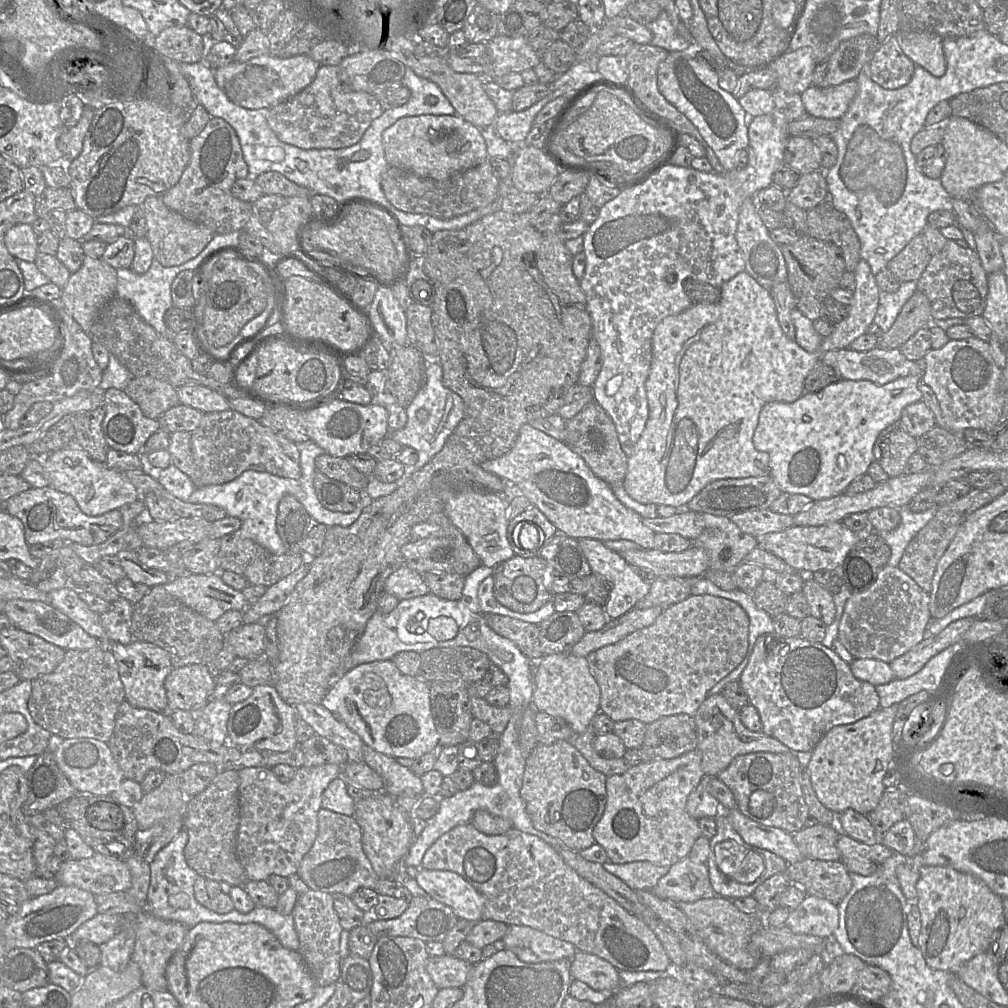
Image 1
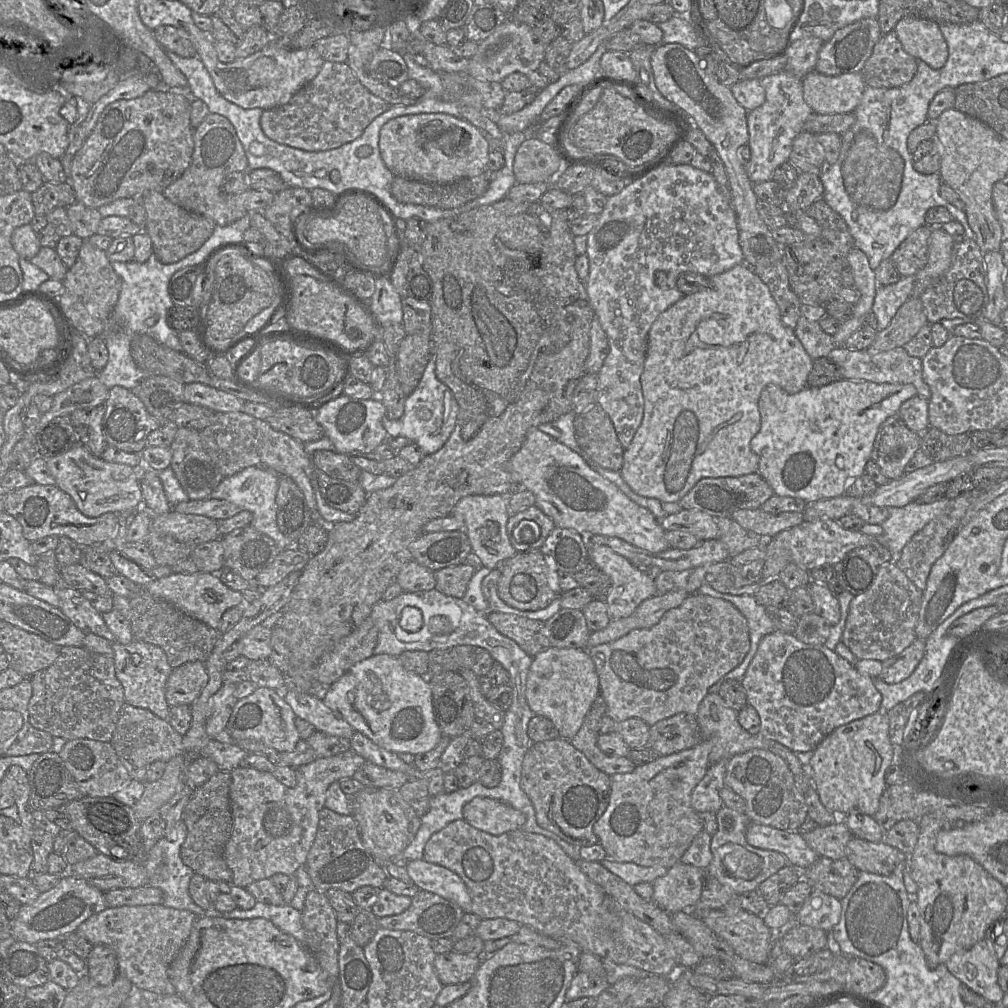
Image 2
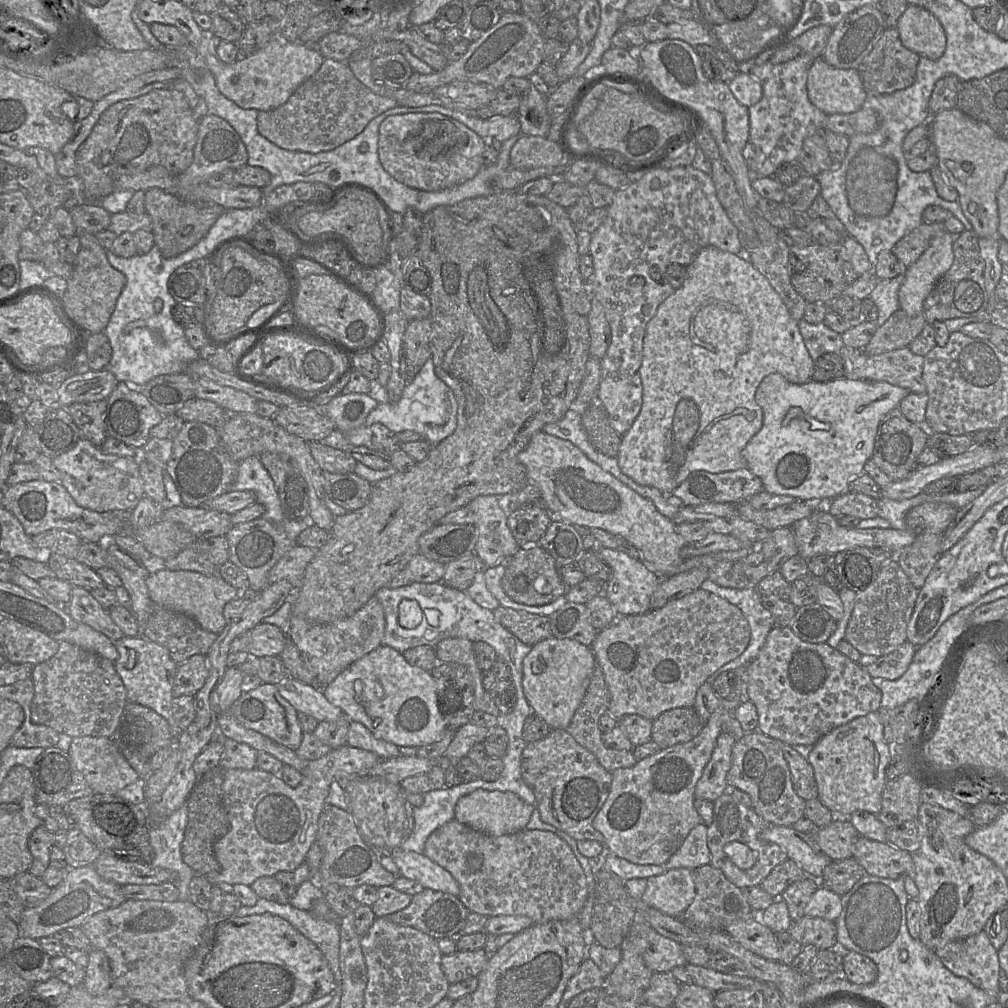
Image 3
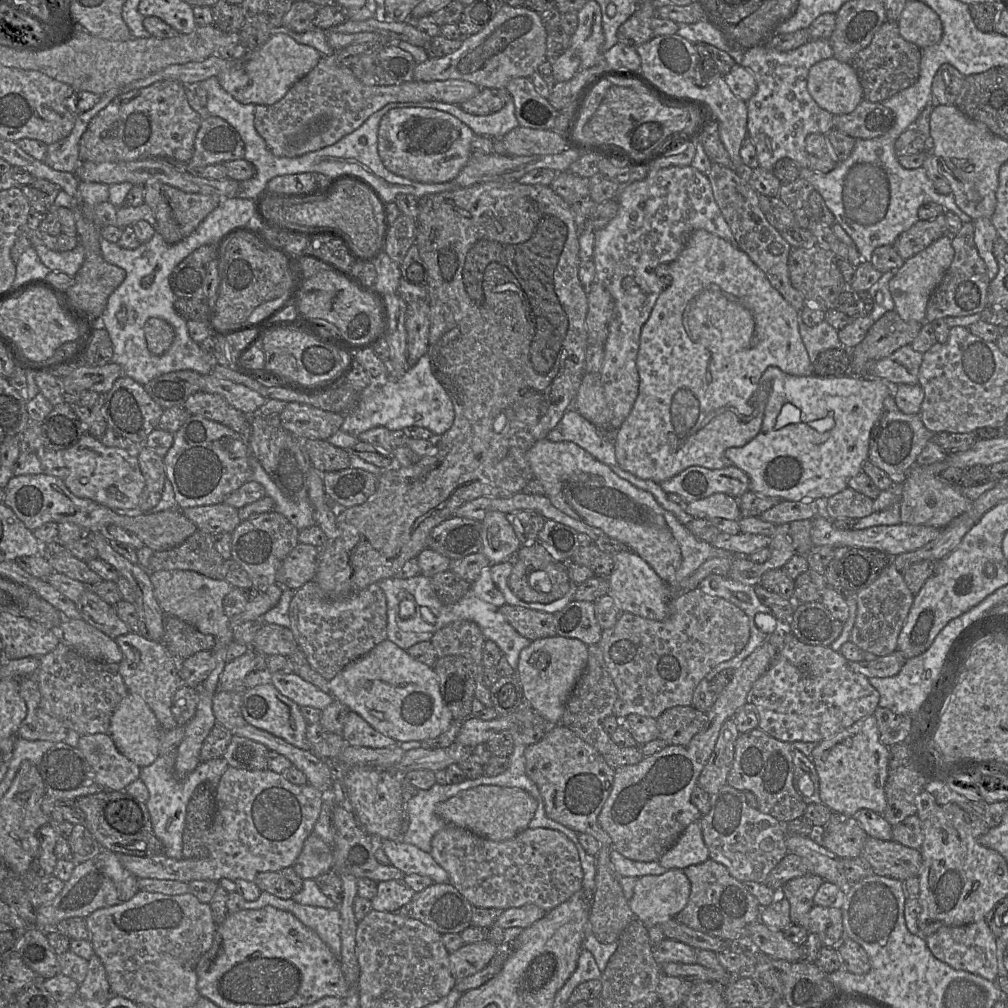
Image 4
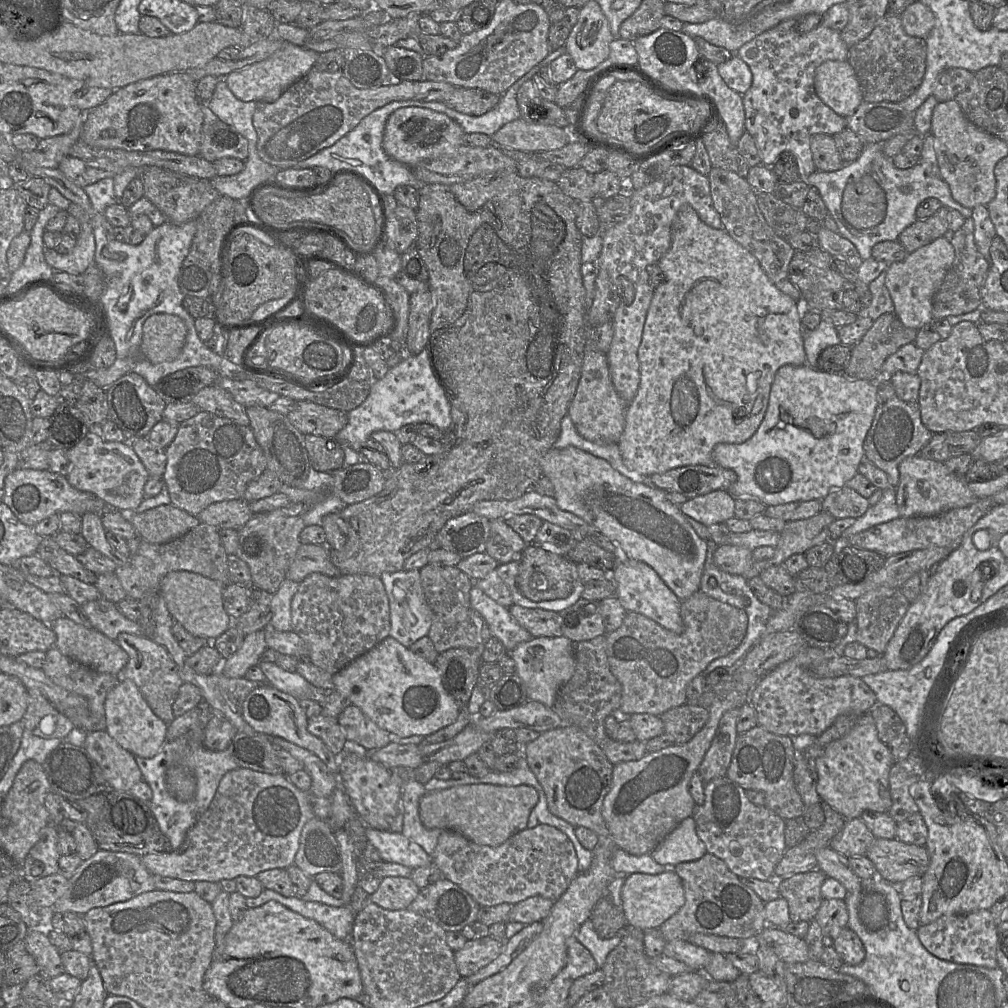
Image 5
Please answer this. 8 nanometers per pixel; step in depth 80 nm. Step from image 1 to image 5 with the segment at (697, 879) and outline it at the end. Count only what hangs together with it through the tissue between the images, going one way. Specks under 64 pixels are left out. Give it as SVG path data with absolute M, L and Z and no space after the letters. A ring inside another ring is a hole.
M667 869L664 873L657 875L643 873L627 875L622 887L621 898L627 925L642 931L658 929L685 903L681 878L673 869Z

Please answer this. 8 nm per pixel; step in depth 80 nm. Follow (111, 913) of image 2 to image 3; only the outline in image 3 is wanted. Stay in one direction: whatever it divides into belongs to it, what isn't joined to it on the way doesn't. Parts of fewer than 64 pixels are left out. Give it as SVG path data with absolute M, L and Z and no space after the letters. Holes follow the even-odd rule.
M126 900L117 907L97 912L80 926L94 948L105 952L110 962L112 986L124 990L132 1002L149 1005L161 1000L189 998L184 965L201 942L209 912L189 901Z

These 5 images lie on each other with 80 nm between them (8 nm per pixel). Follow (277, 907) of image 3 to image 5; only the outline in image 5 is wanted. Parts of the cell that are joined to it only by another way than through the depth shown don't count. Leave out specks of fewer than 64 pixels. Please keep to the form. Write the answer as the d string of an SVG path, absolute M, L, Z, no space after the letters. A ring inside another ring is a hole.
M263 889L256 898L247 898L248 909L262 906L268 901L277 901L286 908L305 918L314 920L340 940L351 941L356 914L349 905L329 906L320 902L305 901L298 896L285 897L270 890Z

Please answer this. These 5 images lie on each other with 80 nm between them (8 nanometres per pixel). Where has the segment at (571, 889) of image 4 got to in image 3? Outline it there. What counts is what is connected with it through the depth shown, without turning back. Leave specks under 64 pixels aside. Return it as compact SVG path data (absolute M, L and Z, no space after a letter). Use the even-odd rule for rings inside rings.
M452 820L431 833L425 843L424 855L455 878L460 886L459 898L471 912L488 917L523 915L531 918L534 924L569 920L578 916L588 898L588 885L582 866L570 846L550 831L525 829L493 837Z

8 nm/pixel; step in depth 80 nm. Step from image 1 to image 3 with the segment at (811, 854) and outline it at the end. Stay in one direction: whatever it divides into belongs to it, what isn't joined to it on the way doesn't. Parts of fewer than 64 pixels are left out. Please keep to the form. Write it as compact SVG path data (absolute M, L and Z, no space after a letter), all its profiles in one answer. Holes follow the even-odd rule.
M832 821L812 834L820 850L832 860L851 858L859 833L851 821Z

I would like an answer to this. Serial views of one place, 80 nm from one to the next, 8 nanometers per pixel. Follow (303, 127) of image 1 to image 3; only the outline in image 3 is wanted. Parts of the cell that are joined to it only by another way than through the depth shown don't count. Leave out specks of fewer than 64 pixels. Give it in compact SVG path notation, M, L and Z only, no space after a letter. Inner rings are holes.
M325 58L319 70L303 82L286 103L273 110L258 112L257 128L263 137L280 148L315 154L333 150L353 139L373 118L395 106L398 106L395 99L380 96L359 81L347 62Z

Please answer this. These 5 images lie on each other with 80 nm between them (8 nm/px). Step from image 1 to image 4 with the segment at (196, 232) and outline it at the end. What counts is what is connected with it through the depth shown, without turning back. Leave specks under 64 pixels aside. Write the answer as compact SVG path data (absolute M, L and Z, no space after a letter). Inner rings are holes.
M161 182L144 185L144 203L152 209L156 218L156 232L168 244L176 244L188 237L222 200L218 196L187 193Z

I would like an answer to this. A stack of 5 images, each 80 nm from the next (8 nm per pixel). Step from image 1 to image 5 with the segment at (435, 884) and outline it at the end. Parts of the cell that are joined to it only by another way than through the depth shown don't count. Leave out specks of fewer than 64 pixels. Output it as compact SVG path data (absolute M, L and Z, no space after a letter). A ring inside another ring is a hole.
M366 828L368 841L377 849L382 861L416 869L432 863L432 857L402 833Z

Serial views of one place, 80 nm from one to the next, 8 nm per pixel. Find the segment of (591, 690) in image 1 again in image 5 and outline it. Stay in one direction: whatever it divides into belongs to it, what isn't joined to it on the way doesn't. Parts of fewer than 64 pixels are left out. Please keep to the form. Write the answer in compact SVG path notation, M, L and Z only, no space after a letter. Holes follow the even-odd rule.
M565 636L533 637L519 643L509 654L516 662L516 674L523 680L529 700L553 707L560 688L570 680L575 670L575 643Z

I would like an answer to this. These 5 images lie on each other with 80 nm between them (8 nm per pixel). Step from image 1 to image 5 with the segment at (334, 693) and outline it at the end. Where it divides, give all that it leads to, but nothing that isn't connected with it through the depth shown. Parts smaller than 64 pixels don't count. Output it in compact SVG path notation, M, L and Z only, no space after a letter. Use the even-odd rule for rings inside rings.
M391 636L334 674L333 683L335 691L348 697L381 729L399 738L433 734L452 724L461 709L445 691L435 665Z

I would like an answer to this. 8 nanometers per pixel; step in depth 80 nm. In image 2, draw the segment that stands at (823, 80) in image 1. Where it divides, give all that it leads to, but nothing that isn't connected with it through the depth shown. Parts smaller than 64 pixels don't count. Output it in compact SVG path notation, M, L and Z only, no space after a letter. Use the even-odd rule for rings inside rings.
M864 18L835 32L819 52L815 70L827 76L860 73L882 37L877 18Z

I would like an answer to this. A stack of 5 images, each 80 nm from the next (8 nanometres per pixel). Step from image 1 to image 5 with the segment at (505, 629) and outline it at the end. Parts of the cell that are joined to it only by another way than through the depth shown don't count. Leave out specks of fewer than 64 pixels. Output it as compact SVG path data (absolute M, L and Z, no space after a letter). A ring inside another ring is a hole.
M515 604L508 609L513 619L533 637L559 637L563 635L559 626L559 613Z

